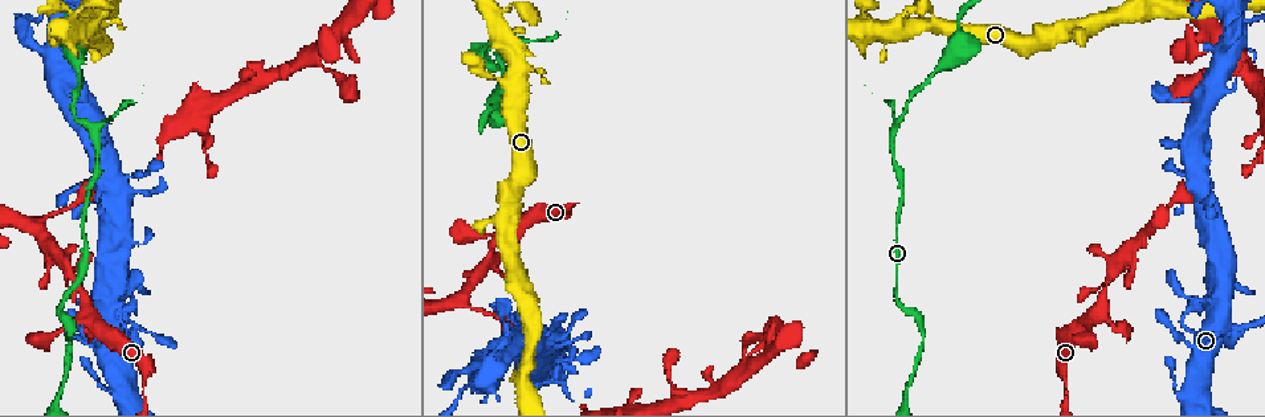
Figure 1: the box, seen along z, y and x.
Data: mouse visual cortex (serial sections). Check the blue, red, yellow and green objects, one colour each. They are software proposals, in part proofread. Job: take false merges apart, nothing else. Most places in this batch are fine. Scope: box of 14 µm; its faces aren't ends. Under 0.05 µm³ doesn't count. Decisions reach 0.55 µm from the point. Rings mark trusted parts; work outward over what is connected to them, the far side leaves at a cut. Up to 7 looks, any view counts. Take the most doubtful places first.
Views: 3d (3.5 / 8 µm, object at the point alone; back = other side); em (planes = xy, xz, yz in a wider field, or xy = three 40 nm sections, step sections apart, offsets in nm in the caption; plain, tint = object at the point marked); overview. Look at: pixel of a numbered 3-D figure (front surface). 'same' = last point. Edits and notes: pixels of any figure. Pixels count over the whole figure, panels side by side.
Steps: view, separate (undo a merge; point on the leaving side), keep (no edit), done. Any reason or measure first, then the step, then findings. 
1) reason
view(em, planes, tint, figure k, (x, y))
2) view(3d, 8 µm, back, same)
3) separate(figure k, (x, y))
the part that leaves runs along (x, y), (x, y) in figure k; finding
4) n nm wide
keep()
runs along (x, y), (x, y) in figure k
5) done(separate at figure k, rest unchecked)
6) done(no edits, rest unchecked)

arms part here
view(3d, 8 µm, figure 1, (500, 98))

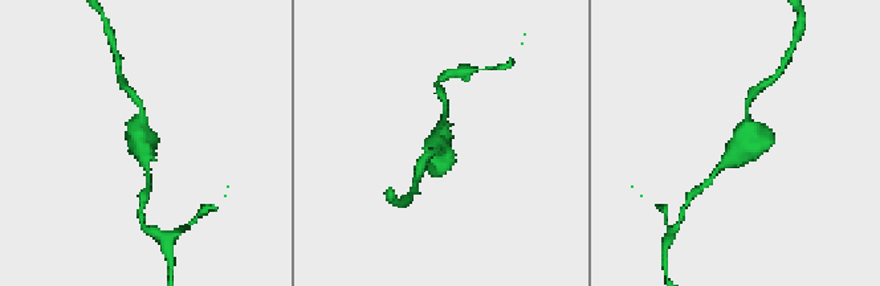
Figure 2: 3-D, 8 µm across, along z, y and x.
zoom in
view(3d, 3.5 µm, figure 2, (442, 141))

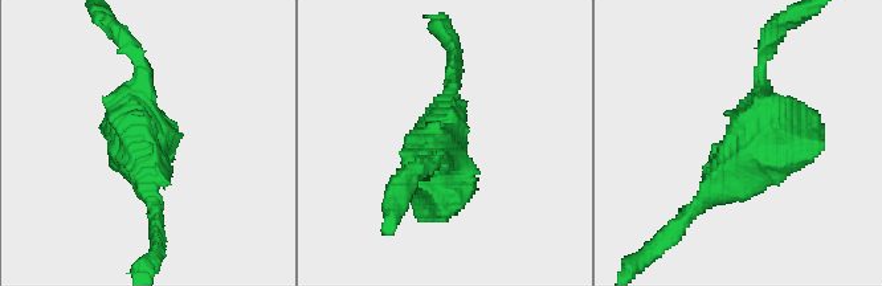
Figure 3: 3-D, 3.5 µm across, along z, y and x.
need the tissue
view(em, xy, step 3, tint, figure 3, (139, 154))

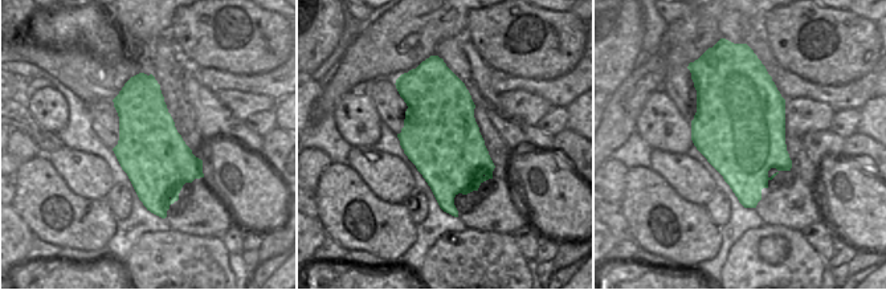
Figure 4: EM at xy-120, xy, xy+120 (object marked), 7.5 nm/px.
keep()
runs along (701, 200), (762, 135), (768, 45) in figure 3; one cell here

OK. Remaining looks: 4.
looks like a crossing
view(3d, 3.5 µm, figure 1, (1093, 316))

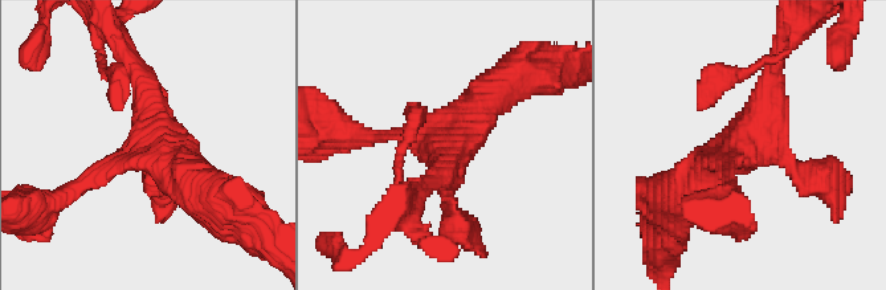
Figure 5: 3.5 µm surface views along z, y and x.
4 arms; arms of 150, 200, 400, 500 nm; shape alone is not enough
view(em, planes, plain, figure 5, (158, 143))

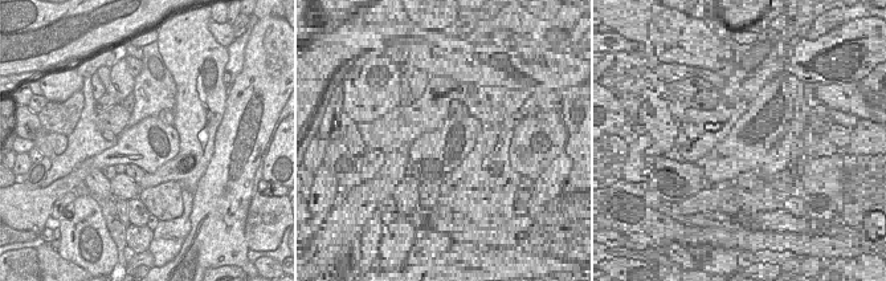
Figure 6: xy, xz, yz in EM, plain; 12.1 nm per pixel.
where the object lies
view(em, planes, tint, same)

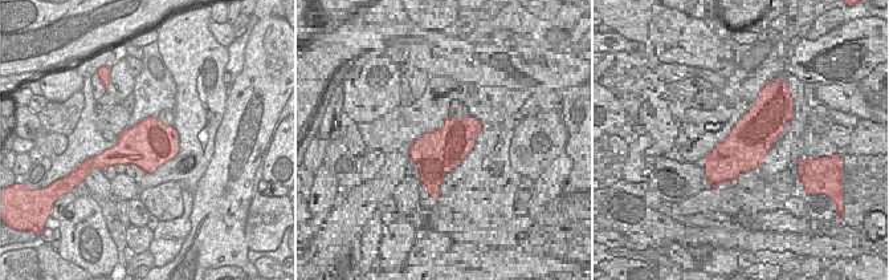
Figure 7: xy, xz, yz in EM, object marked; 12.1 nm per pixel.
keep()
runs along (682, 186), (767, 113), (774, 72) in figure 5; all the same cell

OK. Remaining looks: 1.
done(no edits, rest unchecked)

